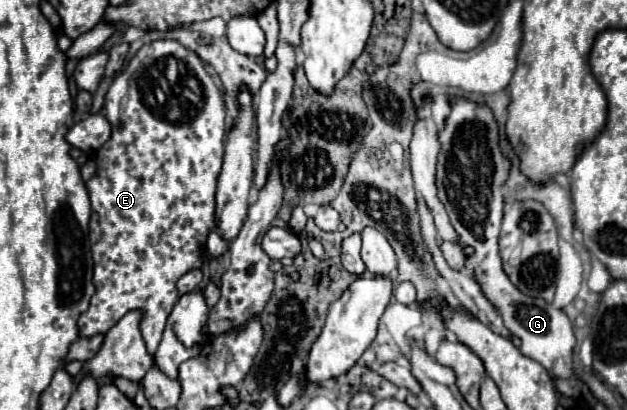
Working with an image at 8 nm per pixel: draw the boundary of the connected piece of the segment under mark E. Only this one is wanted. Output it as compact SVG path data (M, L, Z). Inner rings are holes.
M163 39L163 41L153 41L143 45L137 55L131 59L131 63L113 79L113 85L107 91L105 97L105 107L103 107L103 115L107 117L107 121L111 123L111 139L97 151L95 163L97 163L97 173L87 181L87 191L89 191L89 199L91 199L91 223L89 223L89 239L91 239L91 253L93 253L93 261L95 261L95 275L93 275L93 283L97 287L97 293L91 297L91 305L89 309L79 317L79 331L81 337L93 337L97 333L107 333L127 311L133 309L143 309L145 311L145 319L141 321L141 333L147 345L149 355L153 357L163 329L165 329L165 319L169 317L169 311L173 309L173 303L179 299L177 293L177 281L181 275L185 275L191 269L197 269L203 265L203 249L205 249L205 241L209 231L215 227L215 191L217 191L217 177L221 171L221 163L223 163L223 135L225 135L225 103L223 103L223 95L221 91L215 87L213 79L209 77L209 73L203 69L199 57L185 49L181 43L171 41L171 39ZM175 59L181 67L181 75L187 77L177 77L175 85L171 85L165 77L165 67L167 61ZM161 91L165 93L165 97L169 97L169 101L159 103L155 97L161 95Z

